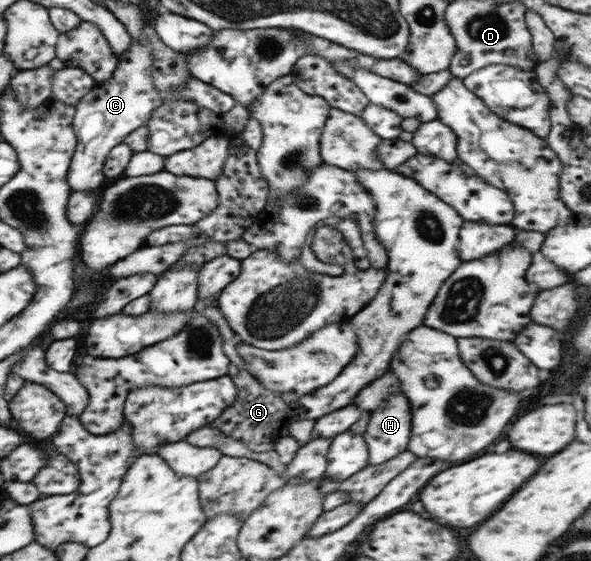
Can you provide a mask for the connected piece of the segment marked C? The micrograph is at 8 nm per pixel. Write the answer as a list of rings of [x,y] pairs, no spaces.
[[[133,39],[125,57],[119,58],[119,65],[111,80],[97,84],[76,105],[73,127],[78,142],[67,172],[72,192],[90,191],[91,188],[101,190],[106,178],[102,172],[105,155],[112,147],[121,144],[127,135],[145,126],[153,110],[163,103],[151,80],[151,50],[148,39]]]

